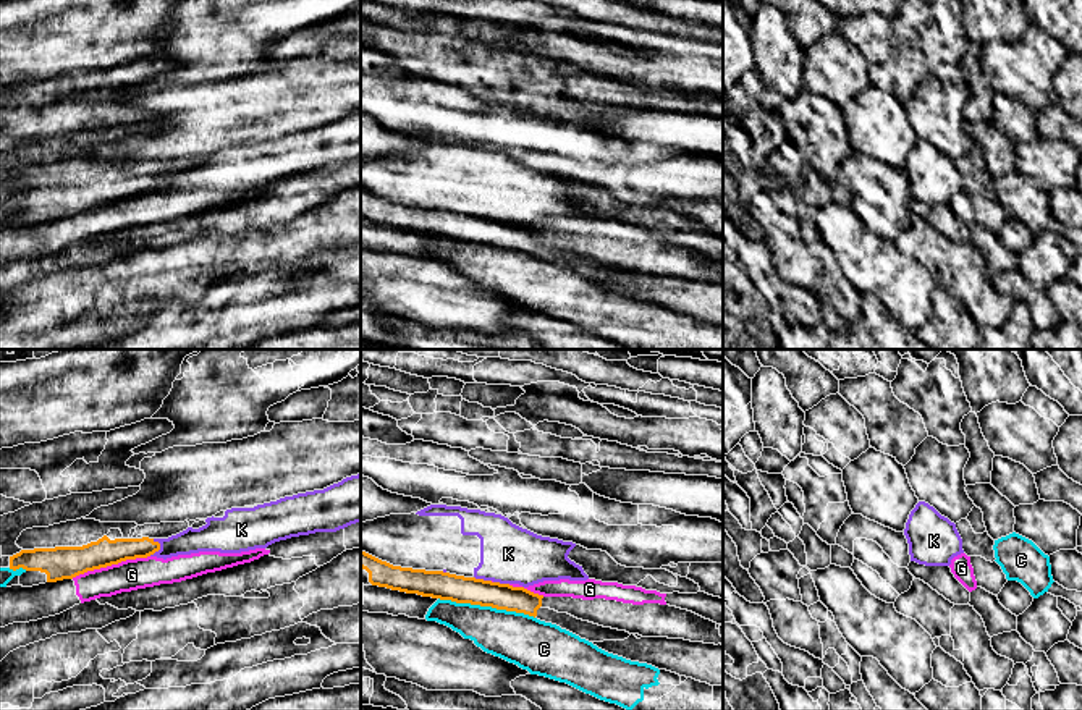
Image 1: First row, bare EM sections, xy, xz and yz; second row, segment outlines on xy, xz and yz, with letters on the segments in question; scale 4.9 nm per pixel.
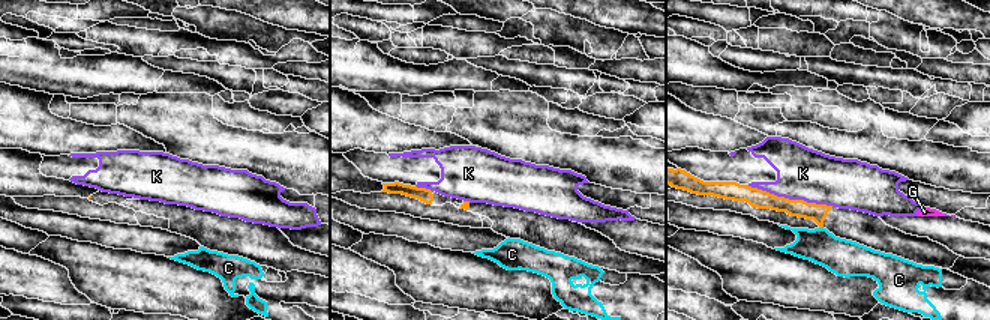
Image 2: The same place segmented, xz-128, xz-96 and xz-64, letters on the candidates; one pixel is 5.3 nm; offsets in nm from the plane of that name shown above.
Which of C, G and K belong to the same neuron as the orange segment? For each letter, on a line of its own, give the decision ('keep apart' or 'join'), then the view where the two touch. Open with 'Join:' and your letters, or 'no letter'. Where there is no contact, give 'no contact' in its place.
Join: no letter
C: keep apart; meets orange in xz
G: keep apart; meets orange in xy
K: keep apart; meets orange in xy

